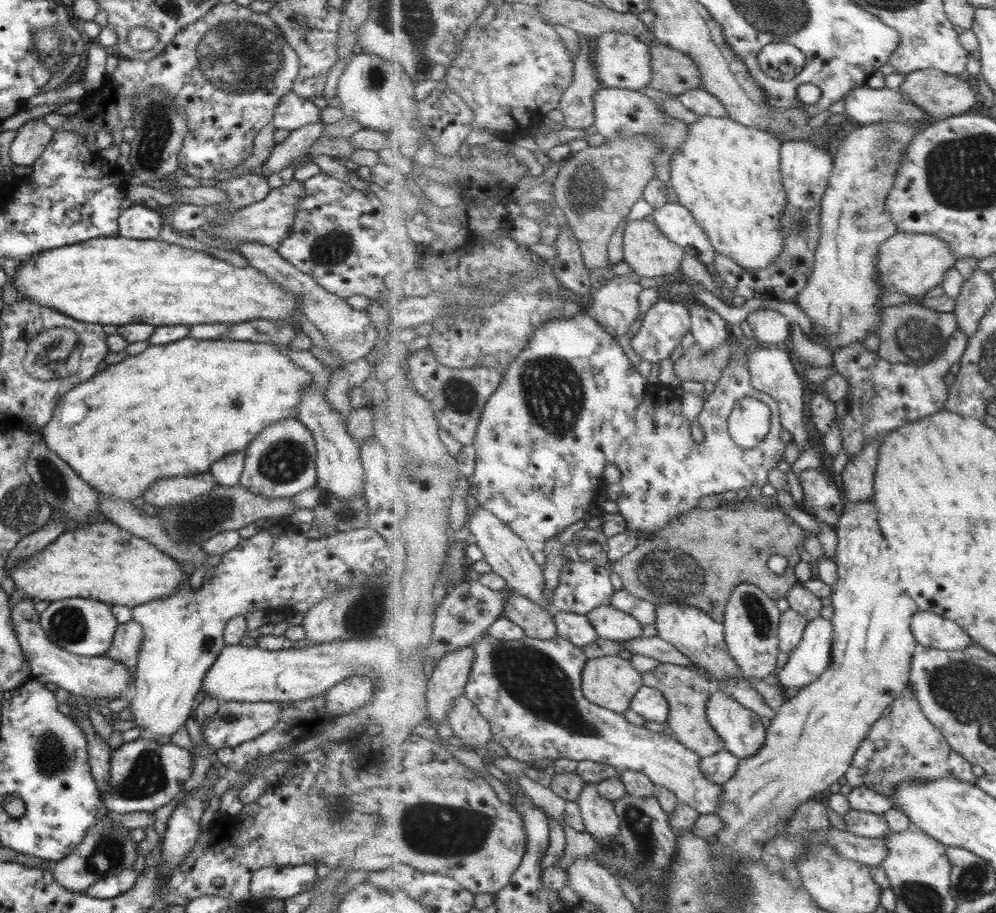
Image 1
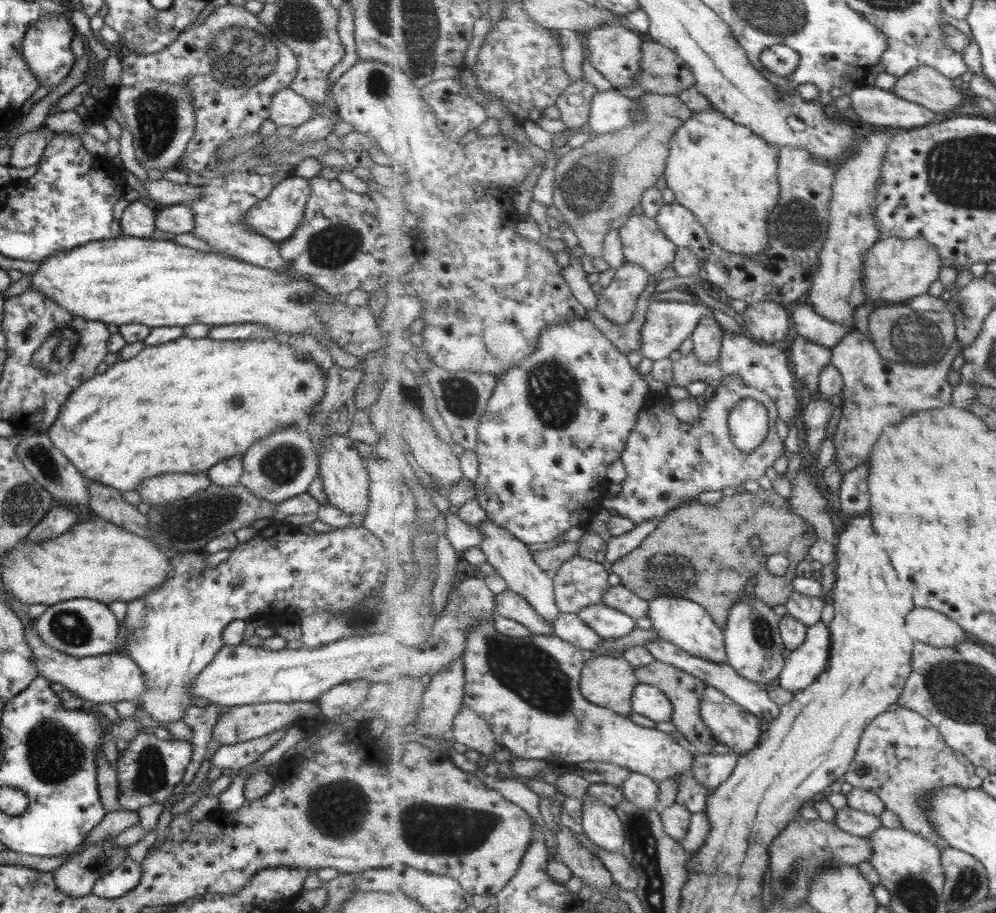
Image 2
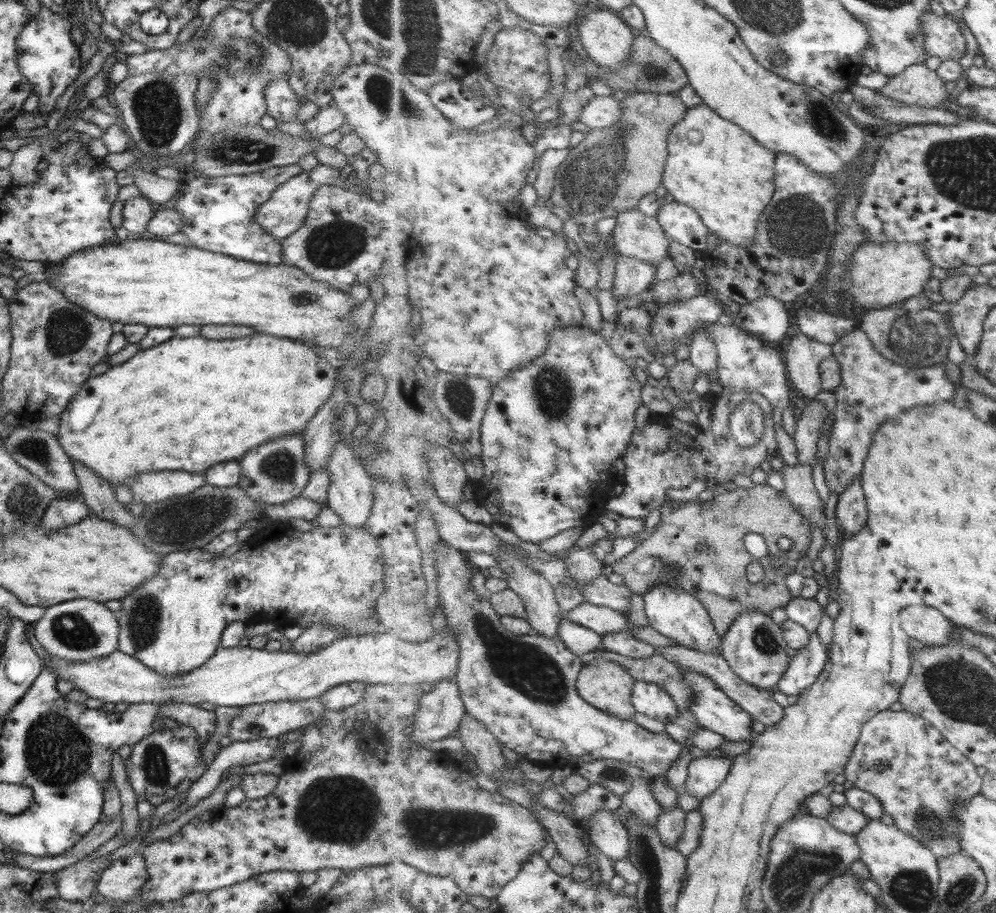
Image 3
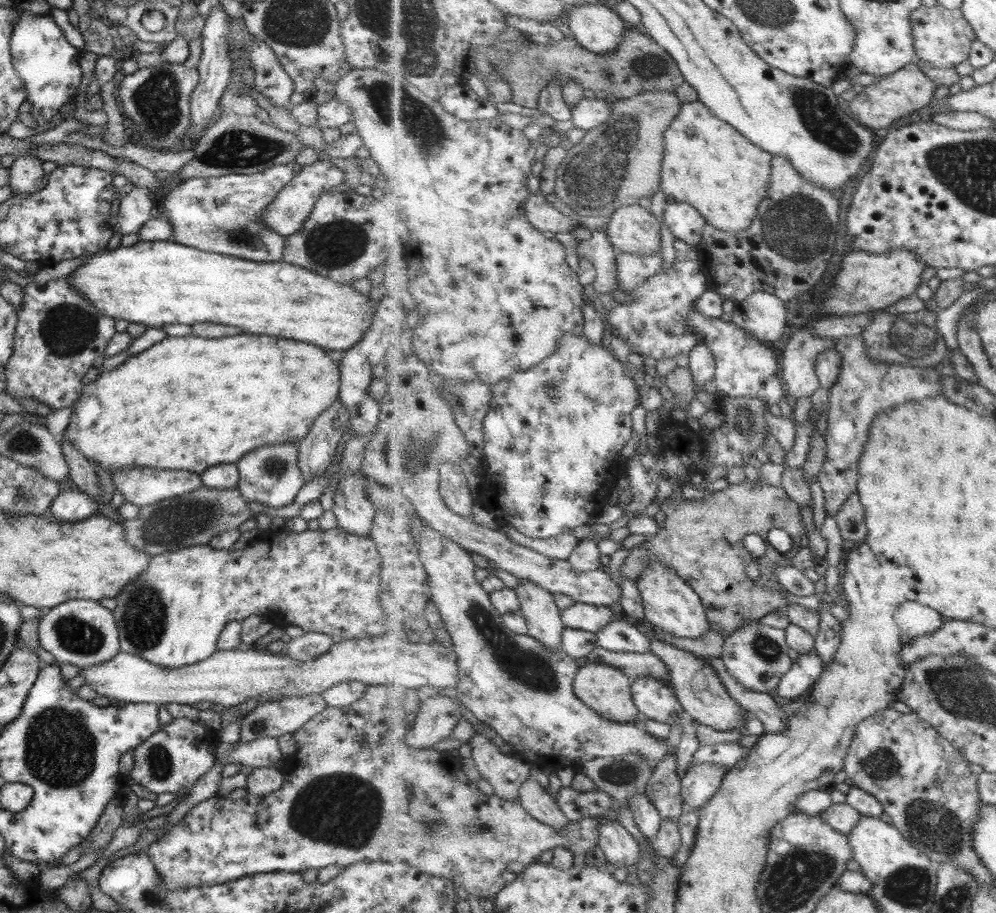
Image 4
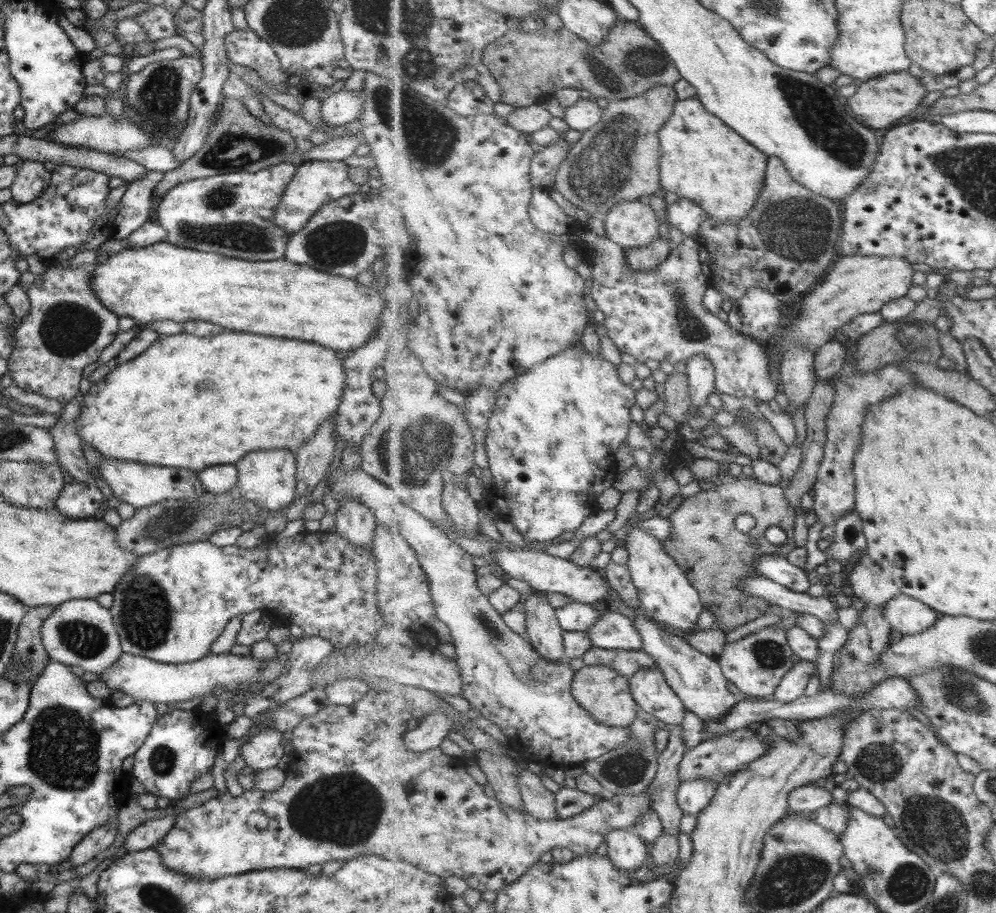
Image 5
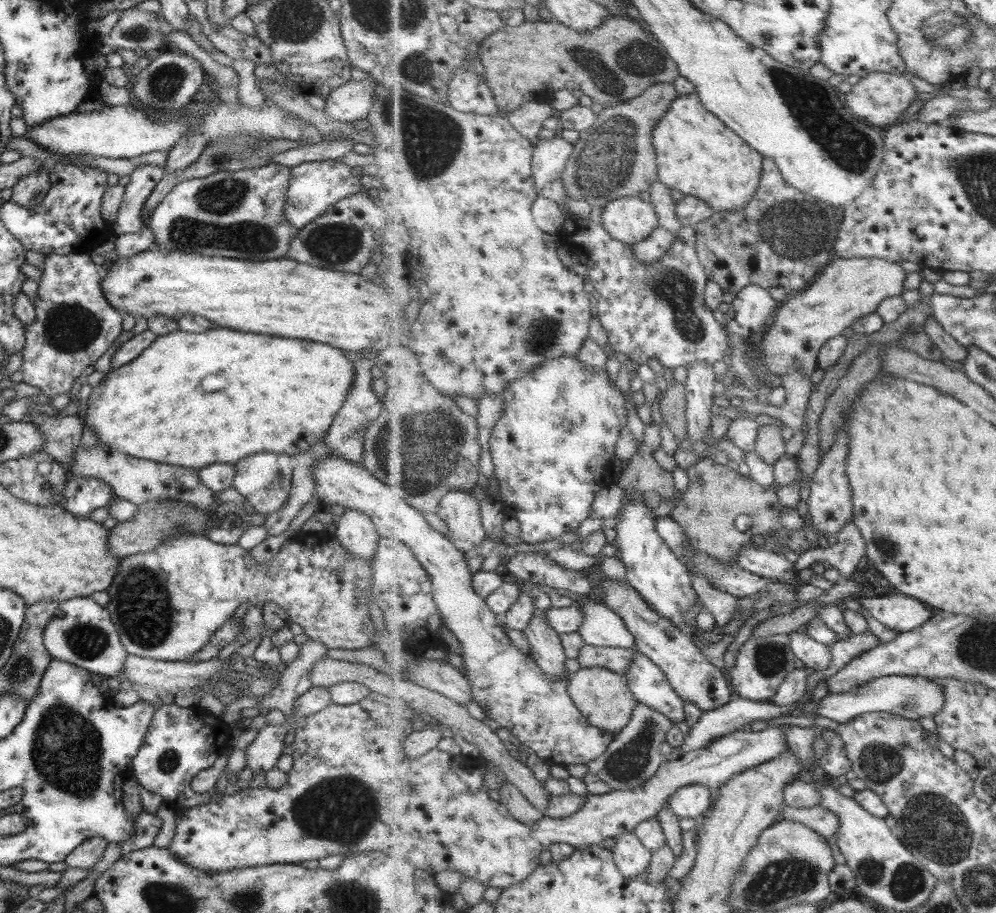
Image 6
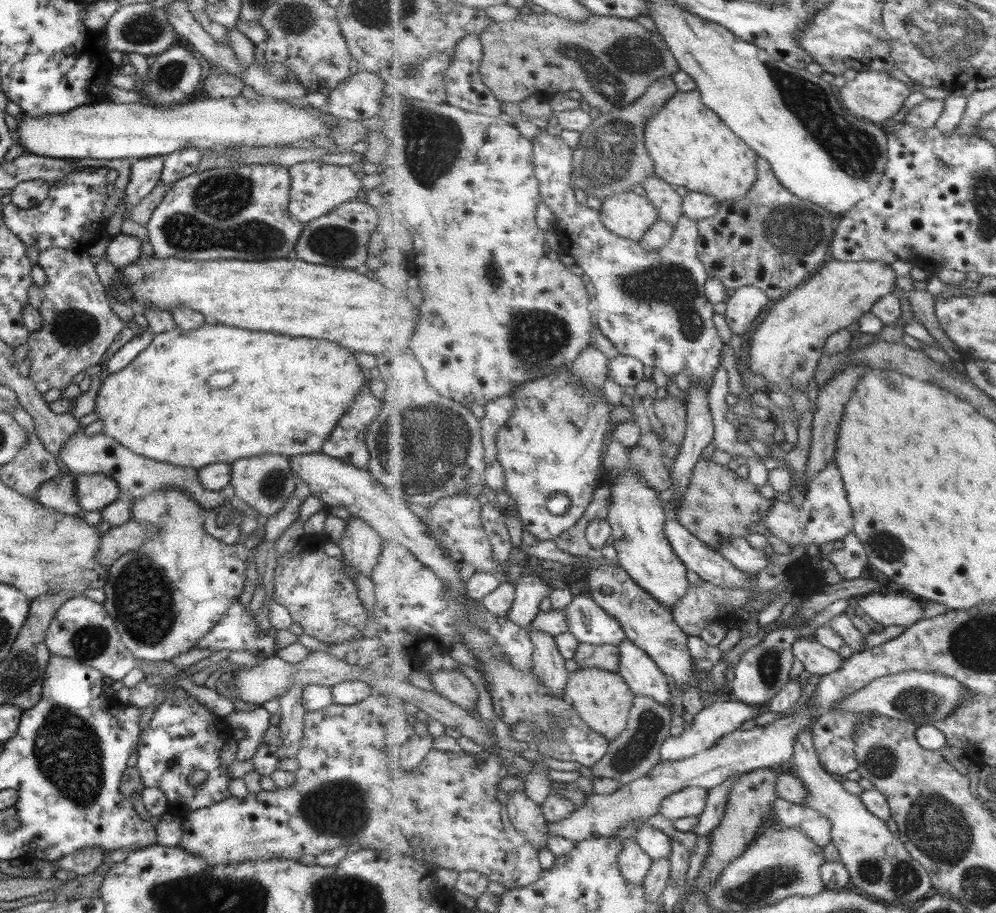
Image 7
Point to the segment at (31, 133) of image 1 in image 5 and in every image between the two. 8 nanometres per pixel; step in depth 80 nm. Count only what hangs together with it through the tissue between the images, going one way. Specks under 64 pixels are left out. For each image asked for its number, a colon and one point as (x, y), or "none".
2: (26, 149)
3: (25, 159)
4: (25, 176)
5: (31, 178)

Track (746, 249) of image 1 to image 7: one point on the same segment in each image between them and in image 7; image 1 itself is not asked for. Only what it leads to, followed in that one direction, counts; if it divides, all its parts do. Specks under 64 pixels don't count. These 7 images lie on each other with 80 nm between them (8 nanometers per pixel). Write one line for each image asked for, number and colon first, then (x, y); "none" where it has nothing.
2: (725, 173)
3: (717, 167)
4: (708, 163)
5: (703, 159)
6: (697, 153)
7: (691, 146)

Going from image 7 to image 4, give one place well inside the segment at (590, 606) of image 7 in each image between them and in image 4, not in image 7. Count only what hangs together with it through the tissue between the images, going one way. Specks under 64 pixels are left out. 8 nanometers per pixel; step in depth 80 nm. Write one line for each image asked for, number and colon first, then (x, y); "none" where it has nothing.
4: (622, 634)
5: (612, 631)
6: (602, 626)

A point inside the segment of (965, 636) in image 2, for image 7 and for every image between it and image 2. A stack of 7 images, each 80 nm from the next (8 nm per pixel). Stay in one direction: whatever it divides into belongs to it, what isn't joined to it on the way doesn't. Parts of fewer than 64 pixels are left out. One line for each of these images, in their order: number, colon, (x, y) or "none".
3: (924, 623)
4: (916, 619)
5: (907, 615)
6: (900, 612)
7: (890, 608)

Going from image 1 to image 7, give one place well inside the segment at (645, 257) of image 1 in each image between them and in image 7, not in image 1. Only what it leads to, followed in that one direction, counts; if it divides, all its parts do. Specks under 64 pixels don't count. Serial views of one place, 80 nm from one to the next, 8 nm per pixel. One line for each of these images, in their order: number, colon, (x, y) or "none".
2: (645, 244)
3: (638, 235)
4: (633, 229)
5: (630, 224)
6: (630, 219)
7: (630, 215)

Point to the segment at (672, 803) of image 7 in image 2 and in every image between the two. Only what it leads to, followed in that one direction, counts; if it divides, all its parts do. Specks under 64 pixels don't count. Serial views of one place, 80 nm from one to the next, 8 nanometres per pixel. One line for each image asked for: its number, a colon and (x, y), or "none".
2: (711, 770)
3: (706, 774)
4: (701, 782)
5: (693, 796)
6: (693, 801)

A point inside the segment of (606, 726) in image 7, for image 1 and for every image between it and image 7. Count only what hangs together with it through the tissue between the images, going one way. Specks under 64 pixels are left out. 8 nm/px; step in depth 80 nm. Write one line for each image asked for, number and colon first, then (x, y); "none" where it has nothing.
1: (610, 681)
2: (610, 682)
3: (606, 684)
4: (606, 689)
5: (607, 695)
6: (604, 697)

